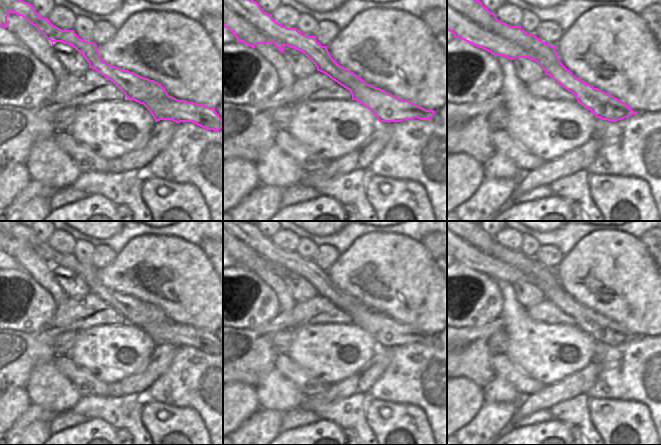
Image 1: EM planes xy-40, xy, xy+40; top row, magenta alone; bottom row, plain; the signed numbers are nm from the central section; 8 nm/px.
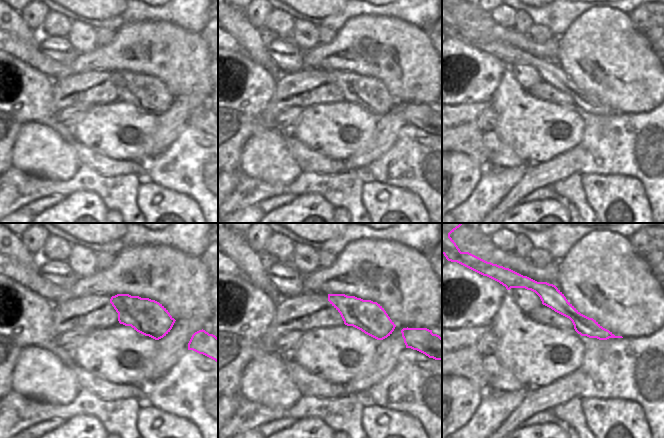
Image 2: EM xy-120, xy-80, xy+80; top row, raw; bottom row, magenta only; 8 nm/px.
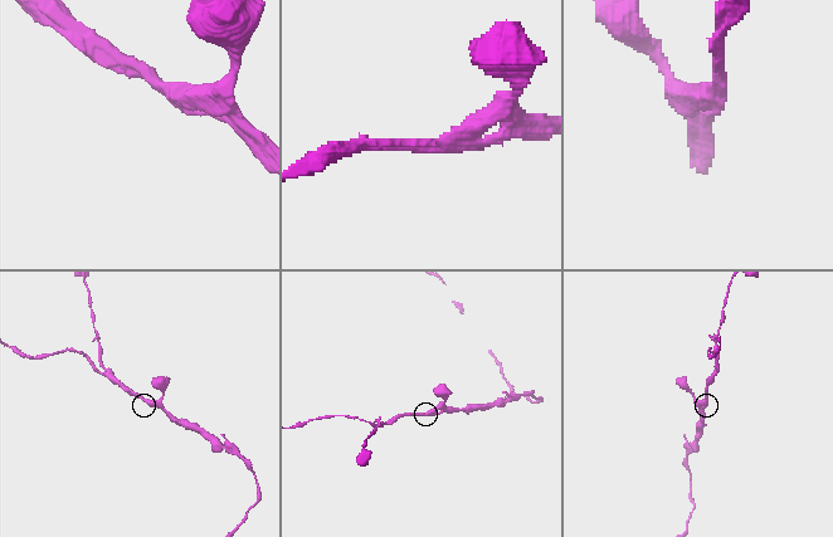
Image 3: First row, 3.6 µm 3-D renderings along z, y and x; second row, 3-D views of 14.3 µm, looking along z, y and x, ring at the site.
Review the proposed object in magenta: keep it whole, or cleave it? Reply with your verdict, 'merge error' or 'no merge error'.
merge error

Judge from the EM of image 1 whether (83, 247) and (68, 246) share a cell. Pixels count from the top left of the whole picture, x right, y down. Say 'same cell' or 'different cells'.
different cells

